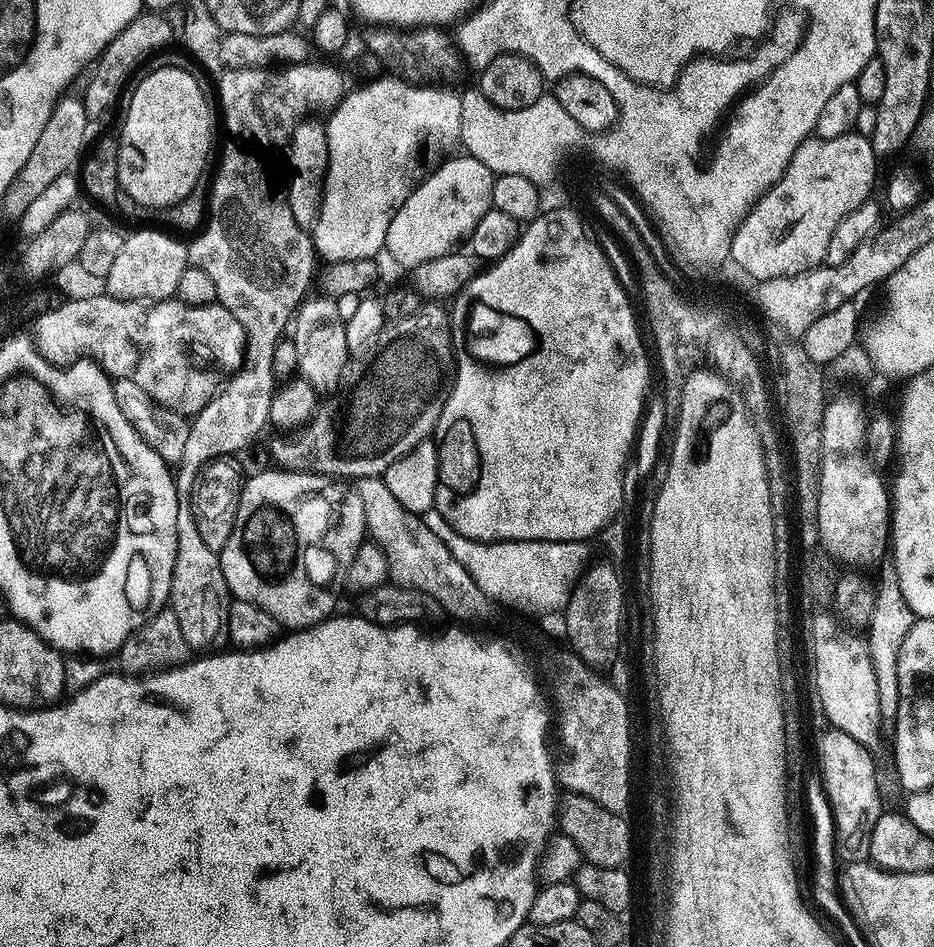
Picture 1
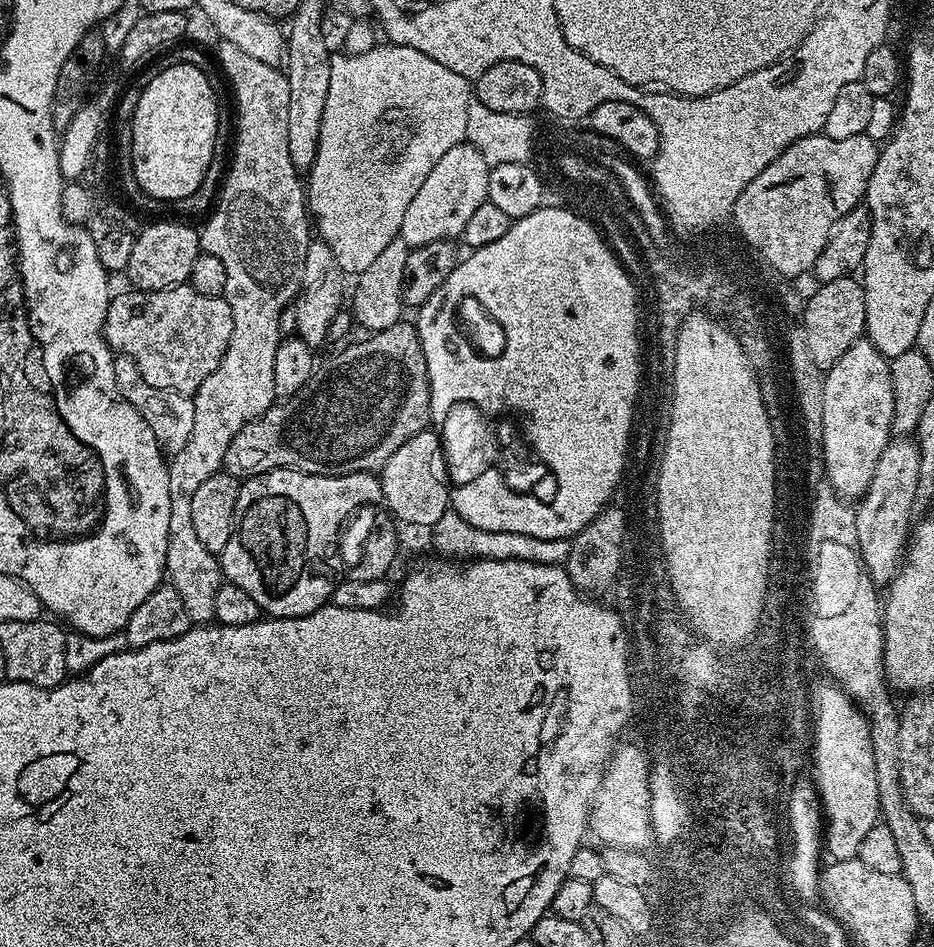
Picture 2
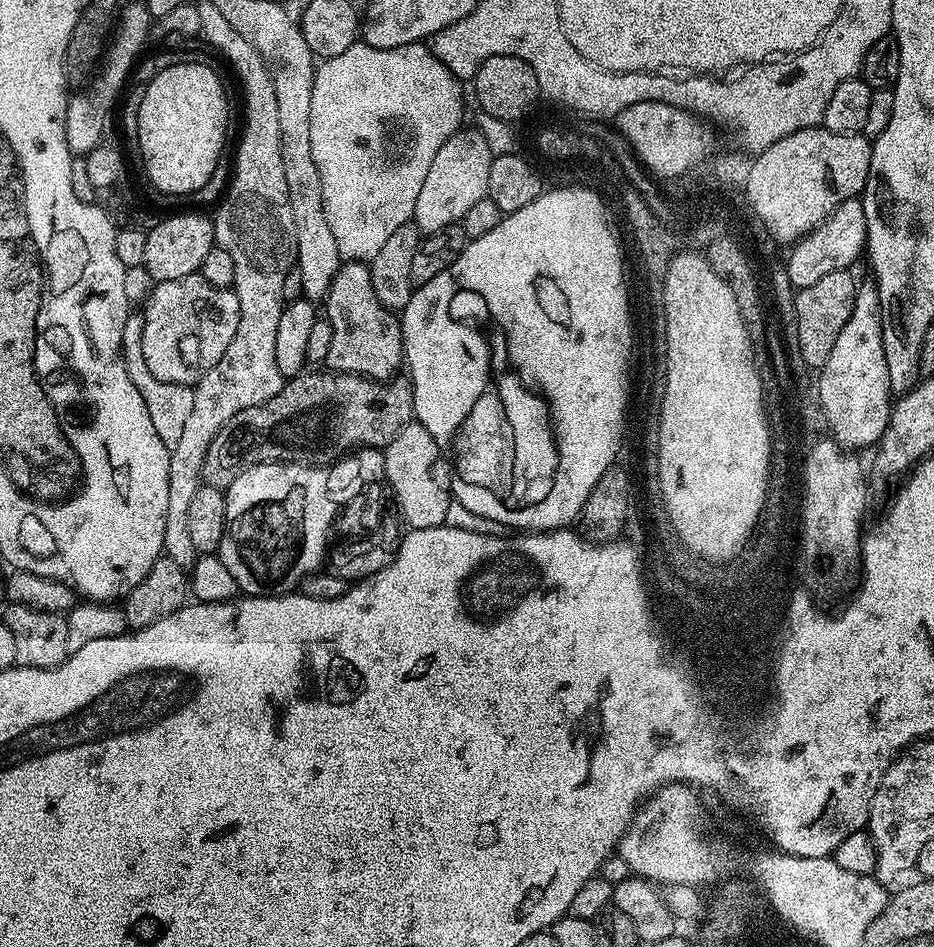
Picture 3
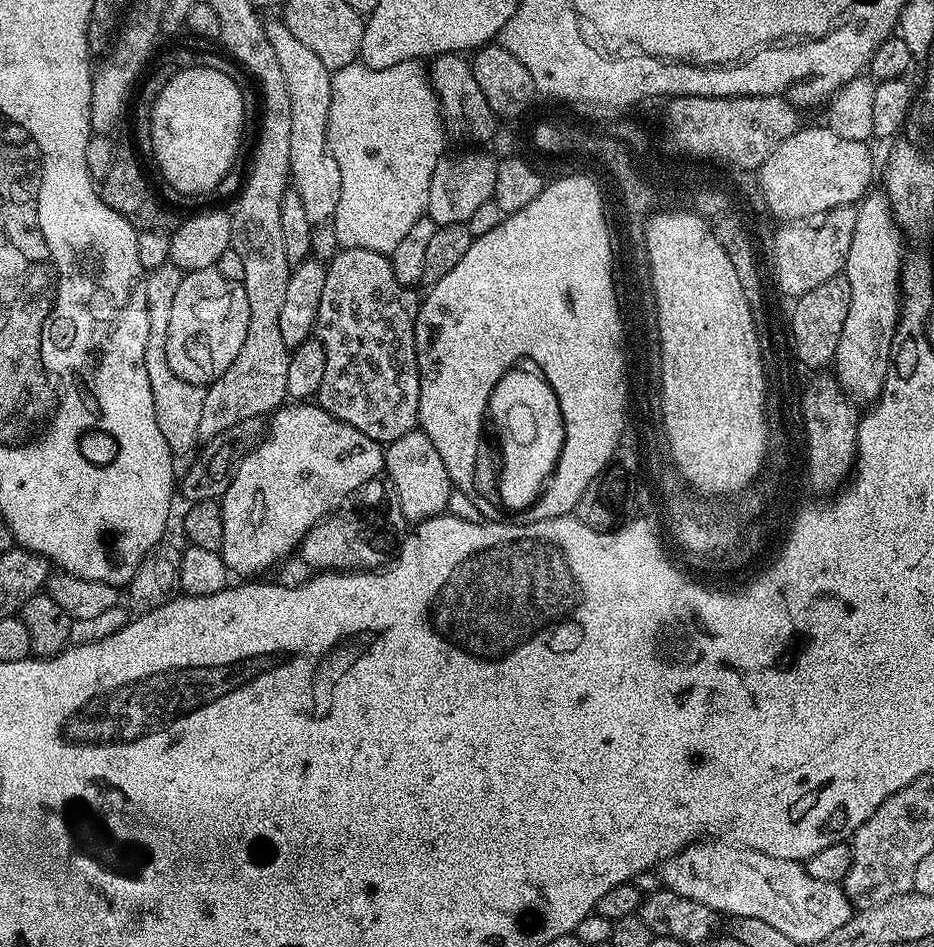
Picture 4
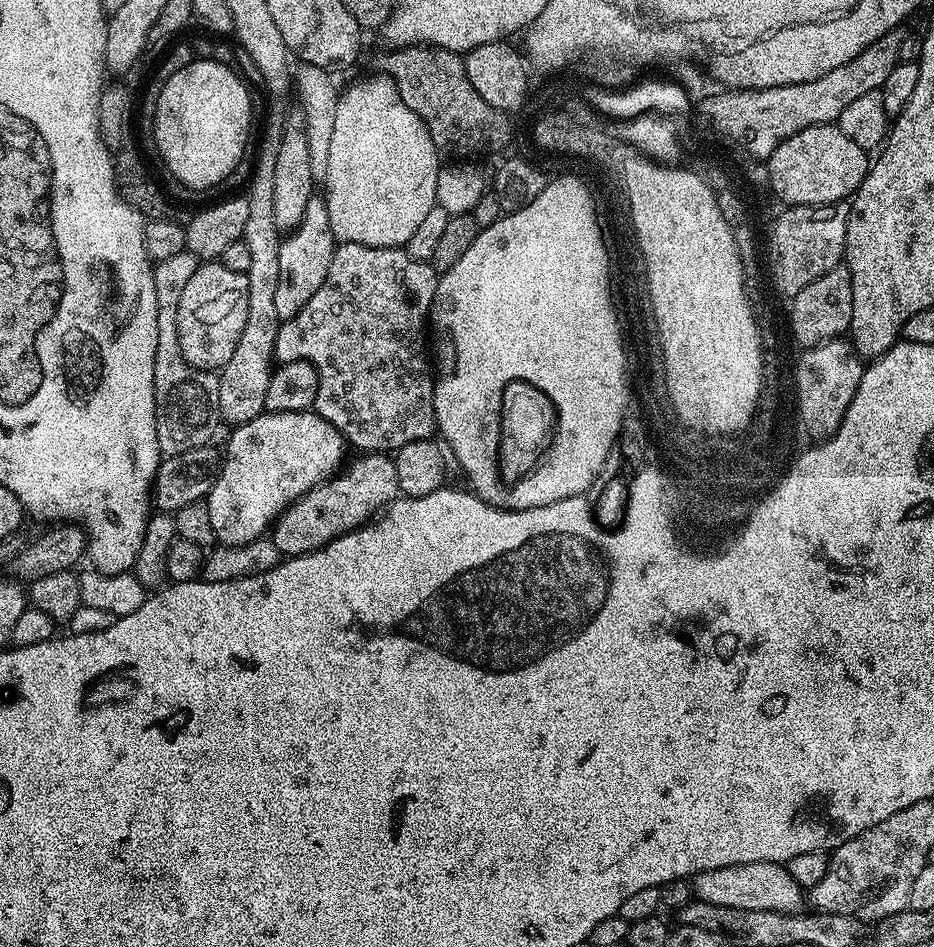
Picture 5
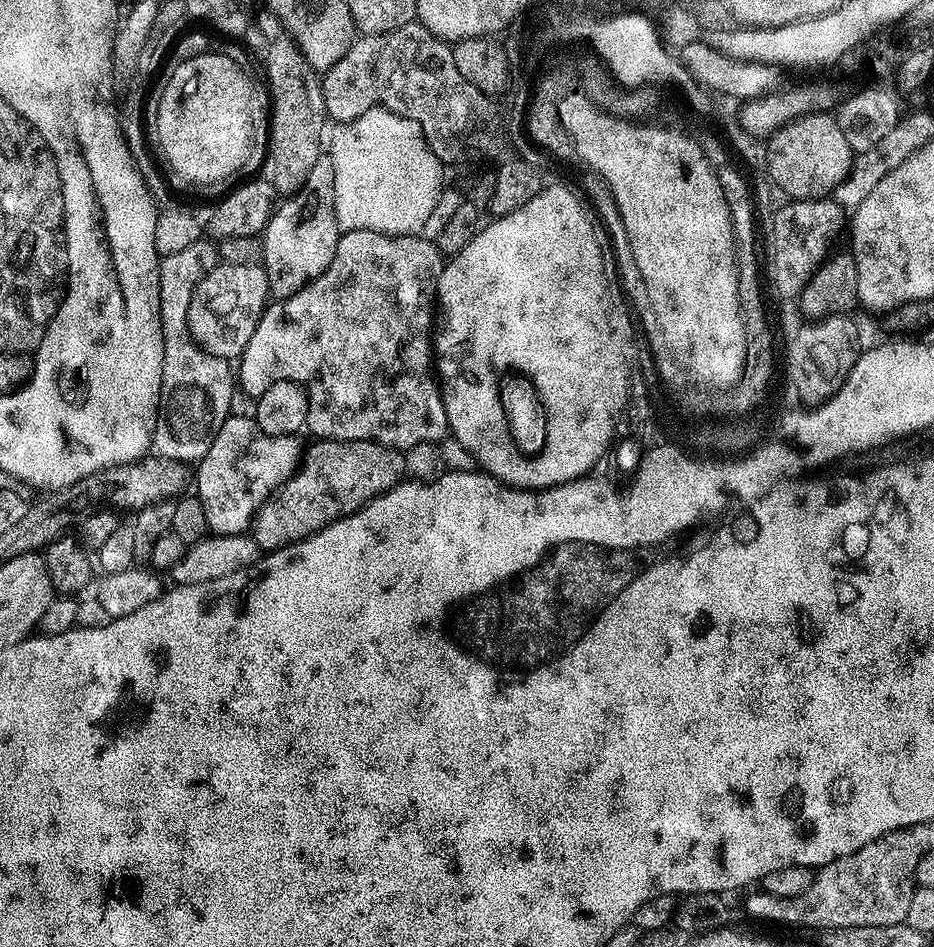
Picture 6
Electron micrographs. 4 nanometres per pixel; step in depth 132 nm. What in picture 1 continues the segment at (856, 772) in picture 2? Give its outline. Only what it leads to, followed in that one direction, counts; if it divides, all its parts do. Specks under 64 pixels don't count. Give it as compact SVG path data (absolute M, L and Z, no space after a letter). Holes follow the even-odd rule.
M832 730L832 740L827 740L821 735L818 740L821 744L821 754L824 756L824 772L828 787L824 792L831 804L833 822L835 824L835 841L838 852L845 861L852 862L857 859L859 852L865 851L869 836L872 835L872 827L876 821L872 817L872 786L864 791L864 796L856 796L856 790L852 792L848 776L858 768L870 768L868 751L862 748L858 742L854 742L844 733Z

